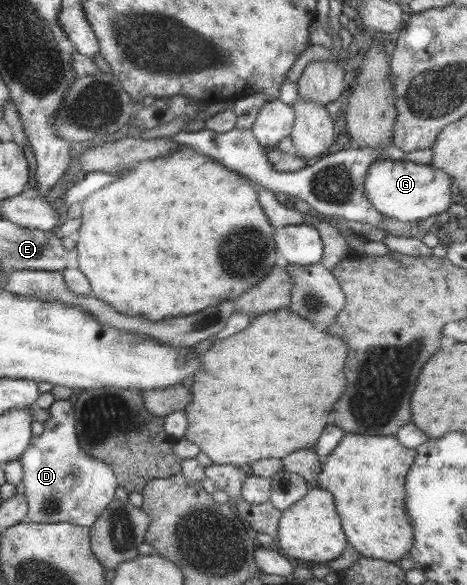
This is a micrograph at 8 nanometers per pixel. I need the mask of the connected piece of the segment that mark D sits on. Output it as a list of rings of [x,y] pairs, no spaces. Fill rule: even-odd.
[[[54,400],[47,412],[48,417],[42,423],[42,433],[29,439],[29,445],[18,459],[21,462],[21,483],[25,486],[23,497],[28,508],[25,520],[32,523],[71,523],[89,528],[113,501],[115,489],[118,487],[116,478],[109,466],[81,451],[75,435],[73,405],[69,401]]]

